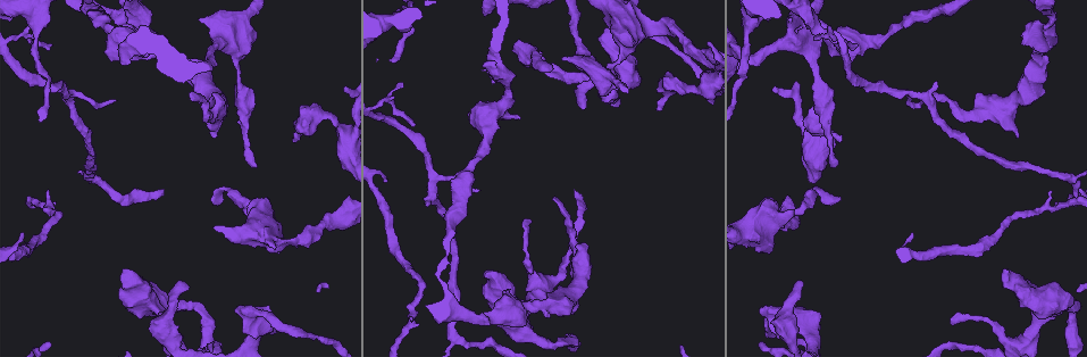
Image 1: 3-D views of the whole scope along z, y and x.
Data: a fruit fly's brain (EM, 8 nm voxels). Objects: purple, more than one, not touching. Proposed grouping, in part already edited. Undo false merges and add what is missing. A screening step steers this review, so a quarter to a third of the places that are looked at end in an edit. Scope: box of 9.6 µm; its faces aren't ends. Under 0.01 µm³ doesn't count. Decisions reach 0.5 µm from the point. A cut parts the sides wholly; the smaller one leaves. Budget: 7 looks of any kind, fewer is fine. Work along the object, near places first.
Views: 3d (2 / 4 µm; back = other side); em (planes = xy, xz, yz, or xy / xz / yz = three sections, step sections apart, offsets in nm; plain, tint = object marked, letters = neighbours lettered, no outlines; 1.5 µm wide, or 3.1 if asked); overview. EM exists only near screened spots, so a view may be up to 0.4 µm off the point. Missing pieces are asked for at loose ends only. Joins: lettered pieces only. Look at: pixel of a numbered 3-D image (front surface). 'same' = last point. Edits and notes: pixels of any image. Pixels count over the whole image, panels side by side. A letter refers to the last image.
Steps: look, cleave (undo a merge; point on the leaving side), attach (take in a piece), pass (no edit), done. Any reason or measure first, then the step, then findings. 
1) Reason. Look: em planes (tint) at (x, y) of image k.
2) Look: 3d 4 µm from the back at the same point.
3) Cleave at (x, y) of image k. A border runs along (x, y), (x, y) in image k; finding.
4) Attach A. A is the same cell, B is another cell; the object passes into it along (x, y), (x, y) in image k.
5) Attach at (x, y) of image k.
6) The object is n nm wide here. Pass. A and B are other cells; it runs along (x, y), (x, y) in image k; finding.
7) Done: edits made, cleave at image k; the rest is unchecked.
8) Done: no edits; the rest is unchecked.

An open end. Look: em yz step 4 (letters) at (839, 139) of image 1.

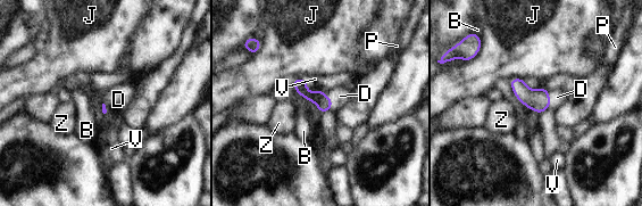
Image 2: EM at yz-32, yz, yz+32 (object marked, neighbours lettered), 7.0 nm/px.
Attach D. D is the same cell, B, J, P, V and Z are other cells; the neuron continues.

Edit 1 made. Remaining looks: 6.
An open end. Look: em planes (letters) at (1015, 137) of image 1.

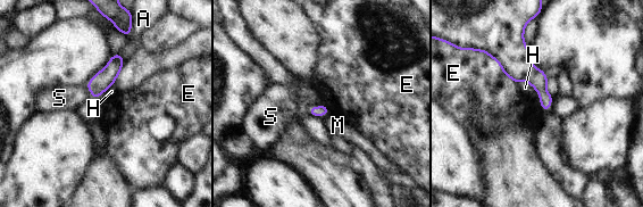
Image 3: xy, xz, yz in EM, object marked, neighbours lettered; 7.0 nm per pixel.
Pass. A, E, H, M and S are other cells; a border runs along (482, 51), (516, 83) in image 3; no lettered piece goes on from it.

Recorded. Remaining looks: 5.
Free end. Look: 3d 4 µm at (413, 319) of image 1.

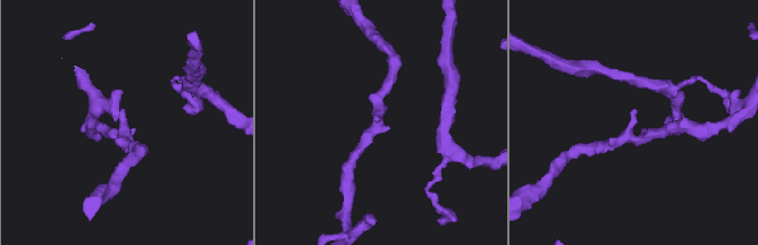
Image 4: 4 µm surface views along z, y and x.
The arms are 180, 180 nm wide. Look: em yz step 8 (letters) at (124, 112) of image 4.

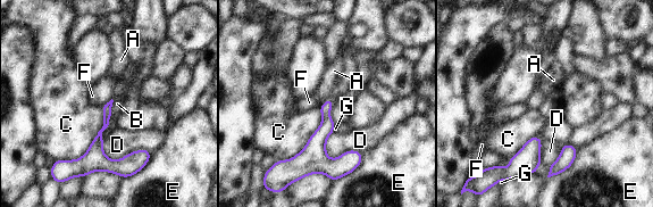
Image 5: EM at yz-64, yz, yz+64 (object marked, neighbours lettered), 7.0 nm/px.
The longest contact is with C, 500 nm. Pass. A, B, C, D, E, F and G are other cells; it runs along (107, 106), (98, 155), (128, 171) in image 5; none of them fits.

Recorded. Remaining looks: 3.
Done: edits made, attach at image 2; the rest is unchecked.

